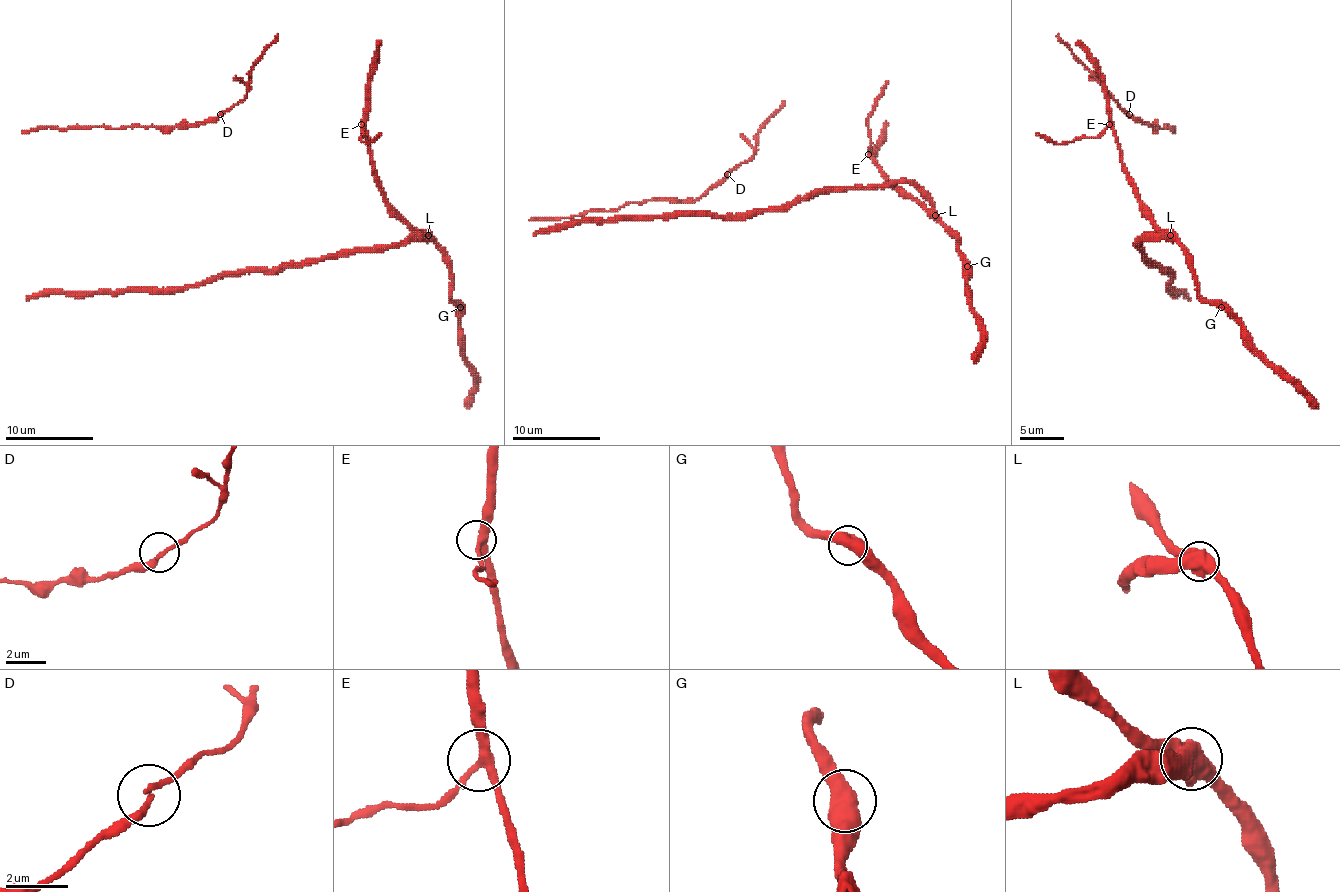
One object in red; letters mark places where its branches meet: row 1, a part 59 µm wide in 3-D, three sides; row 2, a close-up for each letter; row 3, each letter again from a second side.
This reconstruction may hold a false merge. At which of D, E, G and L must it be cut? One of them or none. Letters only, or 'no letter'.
L

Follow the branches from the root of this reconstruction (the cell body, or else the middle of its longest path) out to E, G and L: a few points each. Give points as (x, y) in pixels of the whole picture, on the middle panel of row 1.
E: (877, 167), (868, 154)
G: (877, 167), (895, 185), (923, 204), (958, 240), (958, 251), (967, 266)
L: (877, 167), (934, 215)

